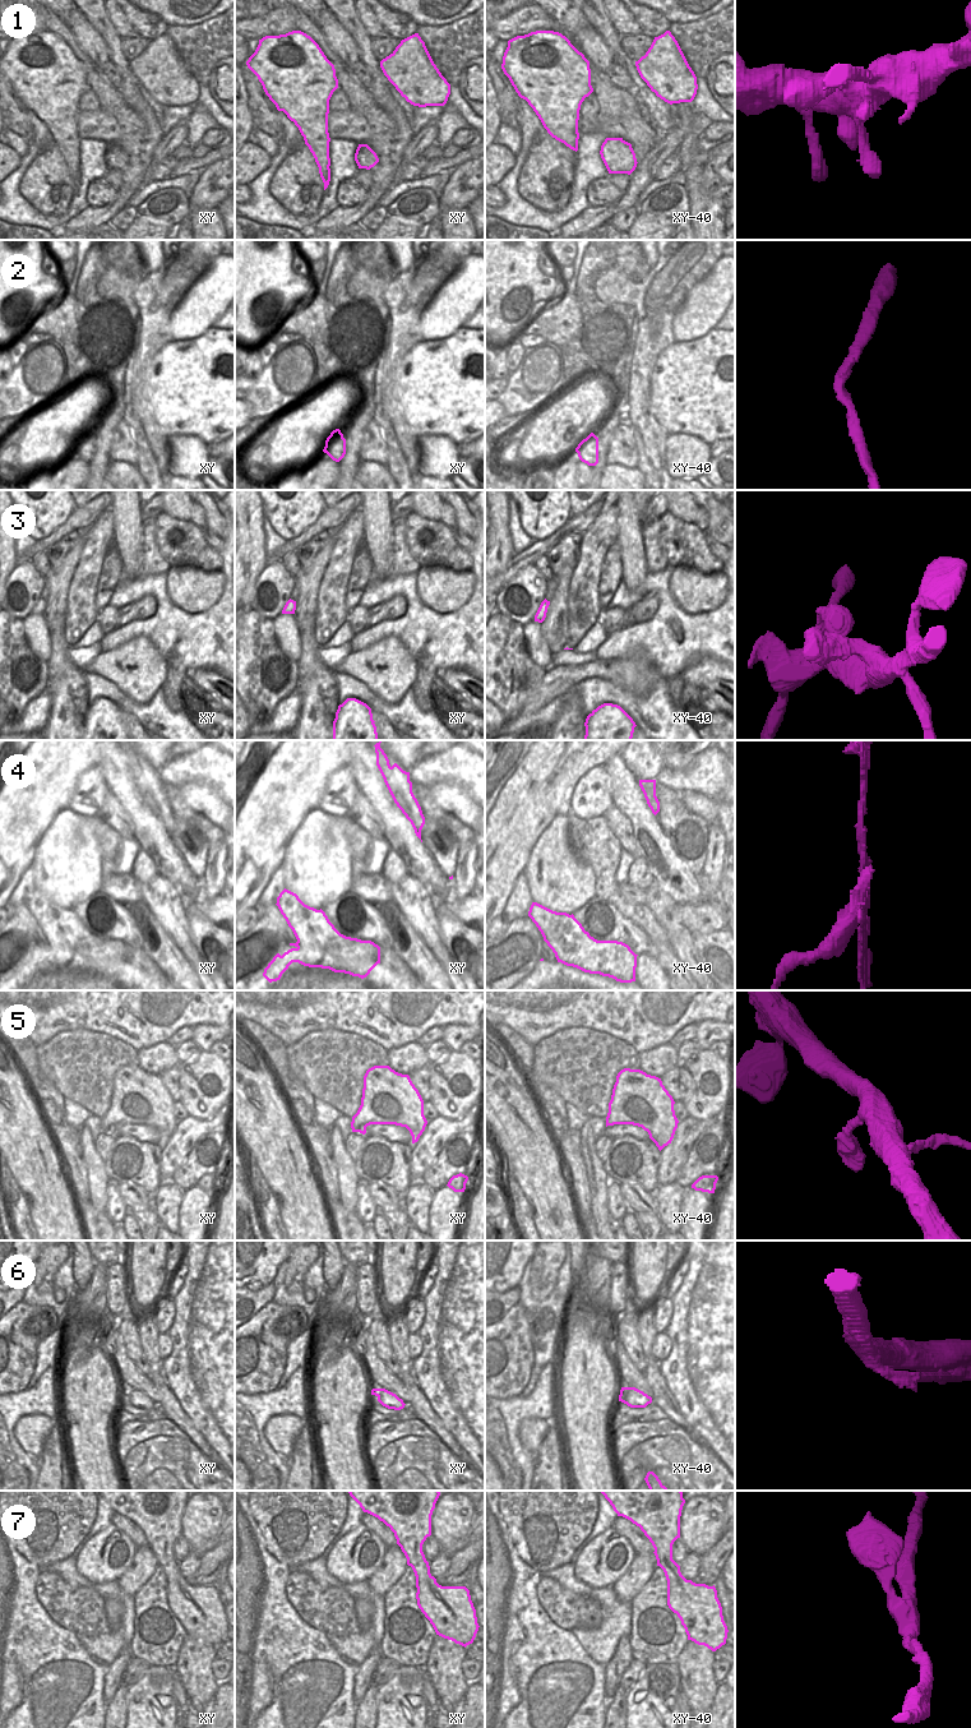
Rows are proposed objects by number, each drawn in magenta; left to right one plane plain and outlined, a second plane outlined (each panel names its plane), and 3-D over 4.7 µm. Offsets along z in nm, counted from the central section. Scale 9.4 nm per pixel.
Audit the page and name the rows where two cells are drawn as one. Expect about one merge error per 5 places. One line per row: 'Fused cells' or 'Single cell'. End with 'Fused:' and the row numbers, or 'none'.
1: Single cell
2: Single cell
3: Single cell
4: Fused cells
5: Single cell
6: Single cell
7: Single cell
Fused: 4

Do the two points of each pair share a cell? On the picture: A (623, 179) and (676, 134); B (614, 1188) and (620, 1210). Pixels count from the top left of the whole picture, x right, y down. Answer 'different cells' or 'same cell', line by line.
A: different cells
B: same cell

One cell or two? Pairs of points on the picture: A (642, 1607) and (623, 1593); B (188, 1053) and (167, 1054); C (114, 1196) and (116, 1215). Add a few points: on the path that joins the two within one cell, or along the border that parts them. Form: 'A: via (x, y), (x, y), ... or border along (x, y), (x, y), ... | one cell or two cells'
A: border along (651, 1575), (629, 1602) | two cells
B: border along (174, 1048), (179, 1062) | two cells
C: via (115, 1201), (115, 1210) | one cell

